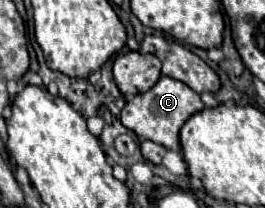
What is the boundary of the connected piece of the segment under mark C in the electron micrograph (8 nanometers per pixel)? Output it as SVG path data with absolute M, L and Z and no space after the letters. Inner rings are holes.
M160 77L160 81L146 93L132 97L122 109L122 125L138 135L138 139L148 139L158 145L164 145L170 151L180 151L180 129L182 125L198 111L204 109L204 103L196 91L192 91L182 81L172 77Z

